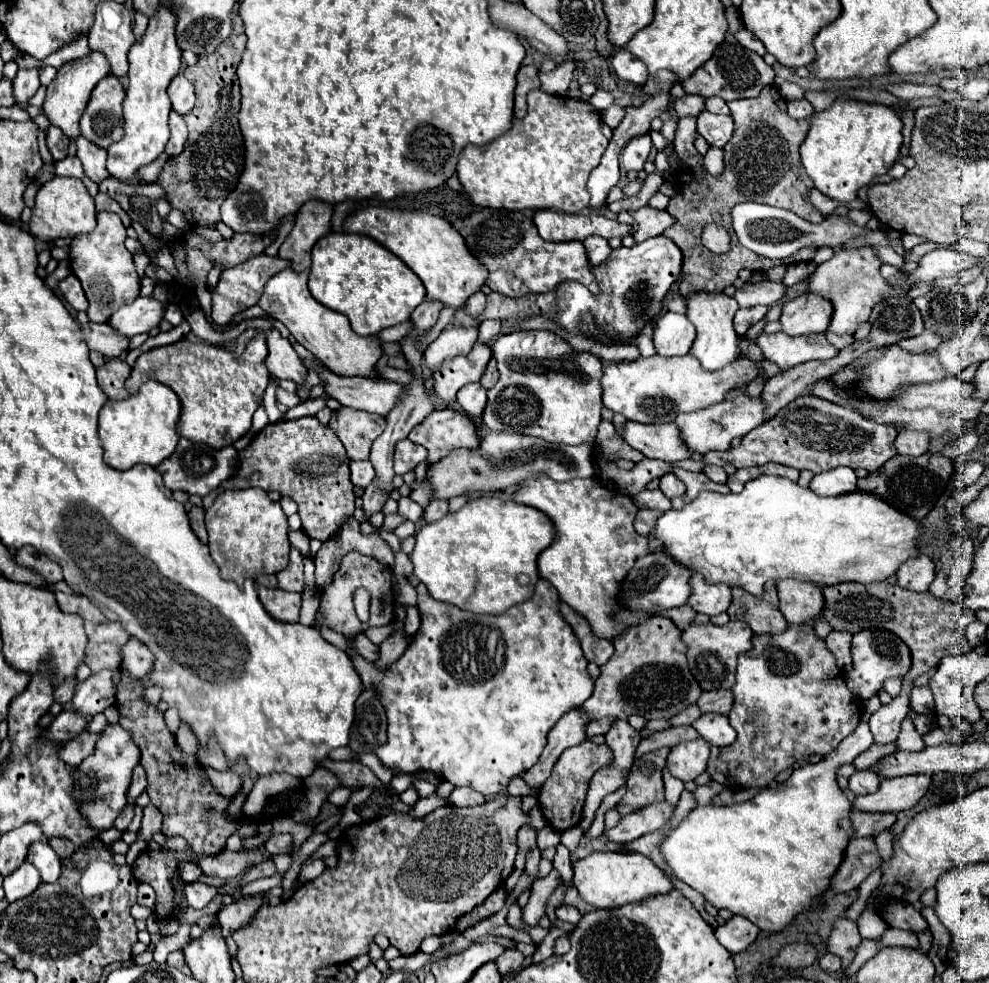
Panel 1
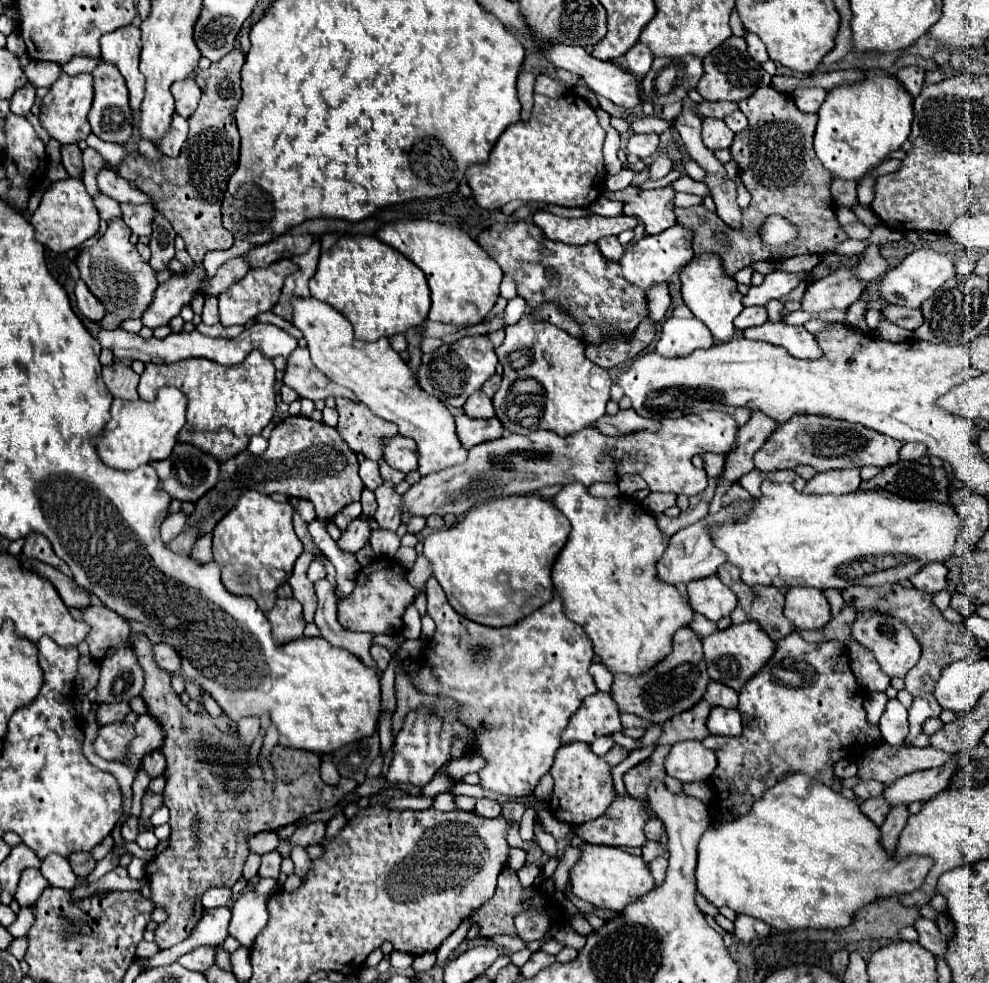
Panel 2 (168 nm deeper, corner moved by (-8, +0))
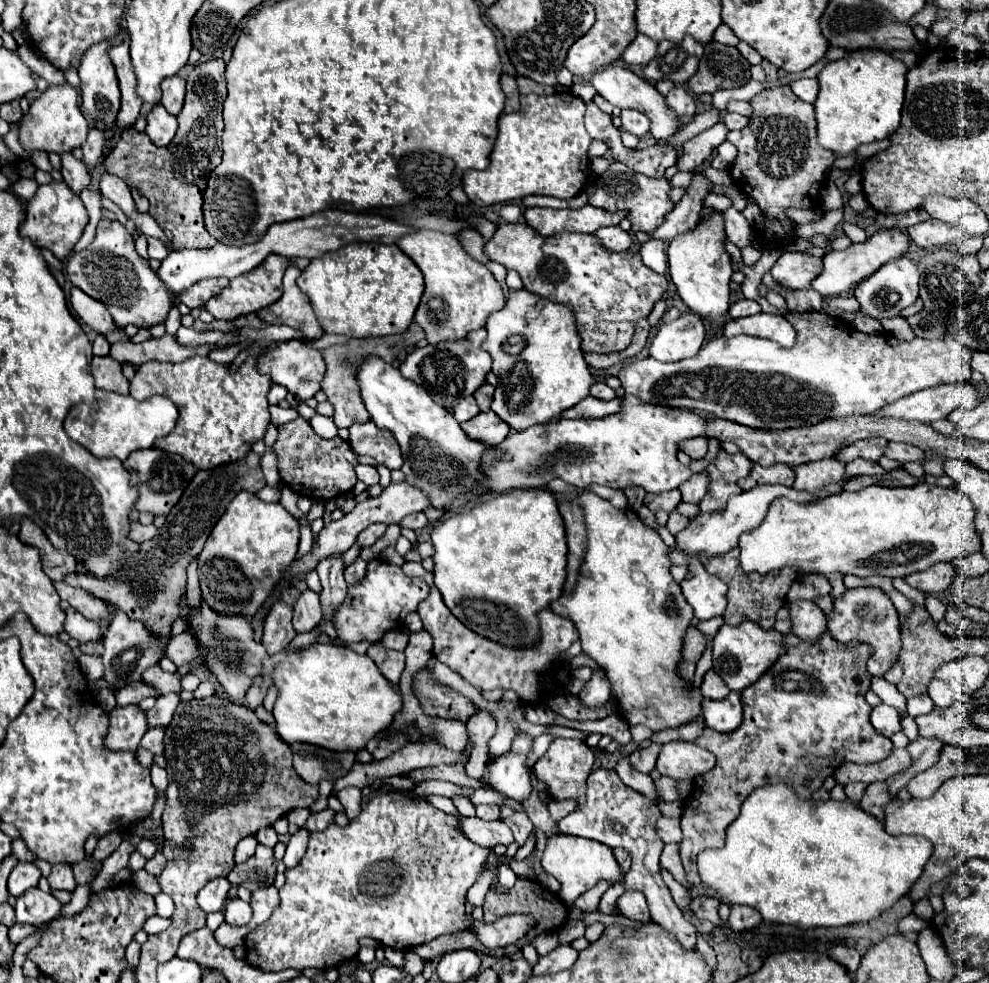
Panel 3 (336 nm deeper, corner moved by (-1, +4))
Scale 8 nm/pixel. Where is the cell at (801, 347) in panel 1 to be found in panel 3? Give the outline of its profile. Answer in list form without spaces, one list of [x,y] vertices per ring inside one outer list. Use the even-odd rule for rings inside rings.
[[[754,314],[750,318],[740,318],[740,320],[726,320],[726,326],[722,328],[724,336],[738,336],[738,334],[748,334],[748,336],[758,336],[758,338],[768,338],[778,342],[784,348],[792,348],[796,344],[796,332],[794,328],[786,322],[782,316],[774,314]]]

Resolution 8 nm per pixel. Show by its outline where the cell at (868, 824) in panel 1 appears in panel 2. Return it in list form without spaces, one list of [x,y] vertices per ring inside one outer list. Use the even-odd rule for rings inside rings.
[[[883,796],[869,798],[869,800],[863,800],[863,802],[861,802],[861,812],[867,814],[867,818],[869,818],[873,824],[877,824],[877,826],[883,826],[889,810],[891,810],[891,806],[883,800]]]

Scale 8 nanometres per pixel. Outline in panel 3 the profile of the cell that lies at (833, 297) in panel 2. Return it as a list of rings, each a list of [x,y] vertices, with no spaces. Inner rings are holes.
[[[884,228],[874,232],[870,238],[866,238],[862,244],[850,244],[846,250],[840,252],[828,252],[824,256],[824,270],[822,274],[812,282],[812,288],[820,292],[822,296],[840,296],[854,288],[858,282],[866,280],[870,274],[874,274],[880,266],[884,266],[890,260],[900,258],[909,248],[909,238],[898,228]]]

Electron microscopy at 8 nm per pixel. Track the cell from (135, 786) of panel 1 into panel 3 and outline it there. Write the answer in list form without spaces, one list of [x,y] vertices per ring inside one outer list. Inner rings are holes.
[[[164,726],[150,728],[142,738],[142,746],[150,750],[152,754],[162,754],[164,752]]]

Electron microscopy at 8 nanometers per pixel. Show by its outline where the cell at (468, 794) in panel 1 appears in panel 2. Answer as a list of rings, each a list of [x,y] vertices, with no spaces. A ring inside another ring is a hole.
[[[479,798],[475,804],[475,812],[485,818],[497,818],[501,814],[501,804],[489,798]]]

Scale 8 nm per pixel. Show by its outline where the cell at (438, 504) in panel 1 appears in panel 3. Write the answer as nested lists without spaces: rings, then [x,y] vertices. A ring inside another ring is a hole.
[[[418,512],[418,514],[410,514],[406,520],[402,520],[402,524],[398,524],[400,528],[412,528],[412,530],[420,530],[420,528],[424,528],[428,524],[428,518],[422,514],[422,512]]]

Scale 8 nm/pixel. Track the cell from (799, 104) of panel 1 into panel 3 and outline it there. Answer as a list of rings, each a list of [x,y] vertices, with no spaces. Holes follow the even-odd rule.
[[[802,78],[790,84],[792,92],[802,98],[804,102],[814,102],[818,96],[818,80],[816,78]]]

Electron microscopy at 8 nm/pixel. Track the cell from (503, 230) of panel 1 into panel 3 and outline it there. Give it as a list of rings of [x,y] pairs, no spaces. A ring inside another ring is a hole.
[[[502,224],[498,226],[492,240],[486,242],[484,252],[490,260],[500,262],[504,268],[512,268],[520,274],[524,288],[548,298],[552,302],[562,302],[572,308],[576,316],[576,326],[582,338],[582,350],[584,352],[596,352],[596,354],[610,354],[624,350],[634,334],[634,326],[638,318],[648,318],[654,304],[662,298],[666,292],[666,278],[640,260],[640,254],[634,254],[630,250],[626,252],[610,252],[594,234],[556,234],[550,236],[550,248],[542,248],[546,242],[544,236],[540,236],[536,230],[532,230],[526,224]]]

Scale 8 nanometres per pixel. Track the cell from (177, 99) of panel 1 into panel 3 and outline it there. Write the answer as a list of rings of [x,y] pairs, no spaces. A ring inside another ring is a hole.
[[[170,76],[162,82],[162,98],[160,104],[172,114],[178,116],[184,106],[184,92],[186,92],[186,80],[180,76]]]

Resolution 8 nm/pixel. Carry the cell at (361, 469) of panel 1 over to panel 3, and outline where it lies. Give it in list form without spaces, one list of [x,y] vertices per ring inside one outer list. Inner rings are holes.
[[[358,464],[358,466],[356,466],[356,474],[358,474],[358,480],[362,480],[366,486],[378,484],[378,470],[376,470],[374,466]]]

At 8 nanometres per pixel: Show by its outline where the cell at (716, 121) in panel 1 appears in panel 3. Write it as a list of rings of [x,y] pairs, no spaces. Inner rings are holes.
[[[718,122],[716,126],[704,130],[702,134],[694,136],[692,140],[688,140],[682,146],[682,156],[676,162],[680,172],[696,172],[714,152],[714,148],[718,148],[724,140],[726,140],[726,124]]]

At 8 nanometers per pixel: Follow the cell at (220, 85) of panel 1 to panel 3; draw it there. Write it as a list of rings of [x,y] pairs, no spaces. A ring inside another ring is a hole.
[[[222,58],[200,62],[188,76],[186,102],[178,116],[178,132],[166,148],[156,148],[144,132],[126,128],[120,142],[104,162],[108,174],[116,174],[130,188],[138,188],[148,200],[148,214],[162,230],[172,232],[172,248],[208,248],[216,244],[204,228],[202,192],[210,172],[222,160],[222,102],[226,100],[226,64]]]

